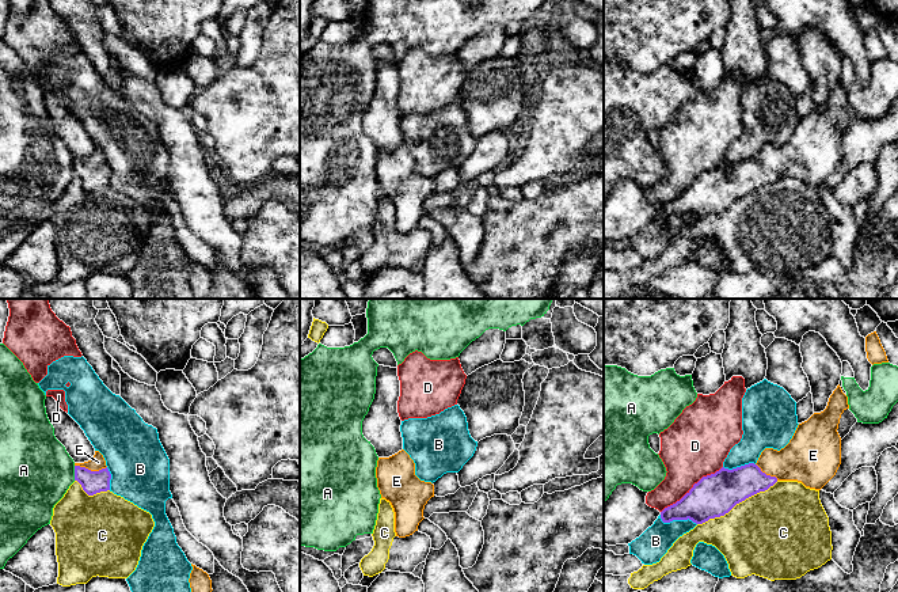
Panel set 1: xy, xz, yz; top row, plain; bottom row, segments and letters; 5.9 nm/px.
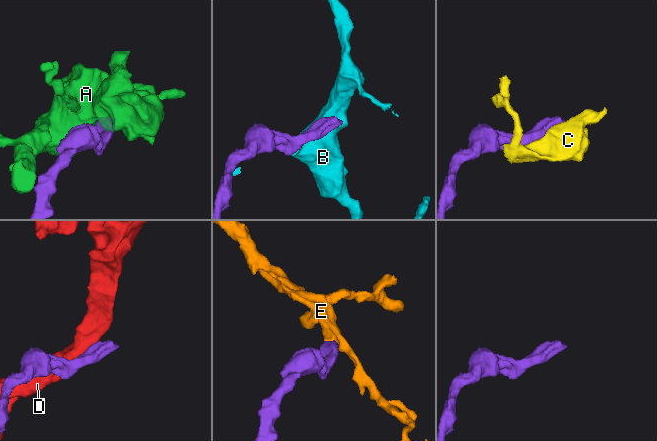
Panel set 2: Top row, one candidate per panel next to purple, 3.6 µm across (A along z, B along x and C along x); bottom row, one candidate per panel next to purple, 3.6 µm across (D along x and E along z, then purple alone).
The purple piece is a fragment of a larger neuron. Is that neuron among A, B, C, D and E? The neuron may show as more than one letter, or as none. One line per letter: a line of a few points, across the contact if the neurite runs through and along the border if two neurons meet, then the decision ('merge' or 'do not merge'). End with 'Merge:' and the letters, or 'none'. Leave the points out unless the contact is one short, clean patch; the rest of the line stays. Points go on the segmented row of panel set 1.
A: do not merge
B: do not merge
C: do not merge
D: line yz (722, 466), (714, 473), (703, 475), (678, 500), (661, 512); do not merge
E: line xy (92, 482), (90, 470), (98, 462); merge
Merge: E

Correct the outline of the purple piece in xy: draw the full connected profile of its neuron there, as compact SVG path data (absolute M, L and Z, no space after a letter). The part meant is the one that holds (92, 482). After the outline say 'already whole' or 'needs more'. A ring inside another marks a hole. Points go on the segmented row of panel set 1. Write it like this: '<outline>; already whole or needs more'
M99 451L91 460L75 463L75 481L77 481L88 496L110 490L111 474L106 460Z; needs more

